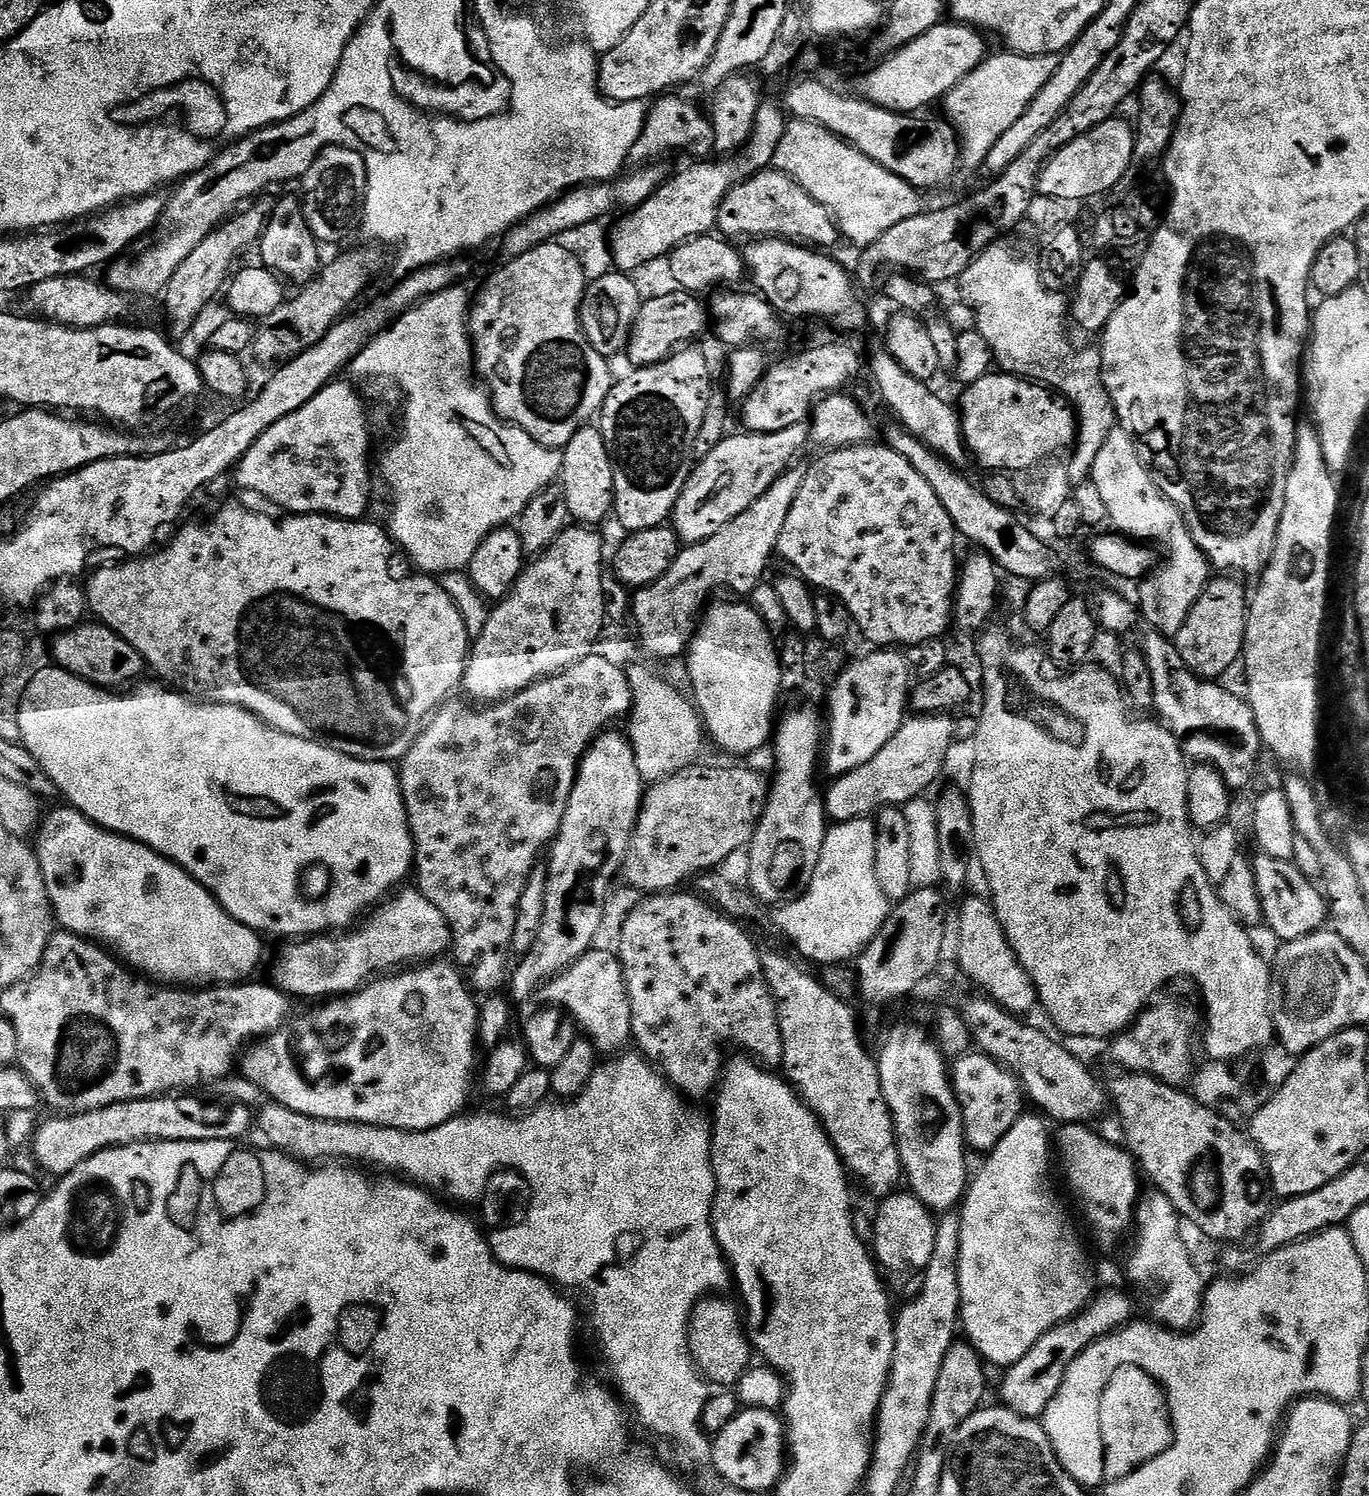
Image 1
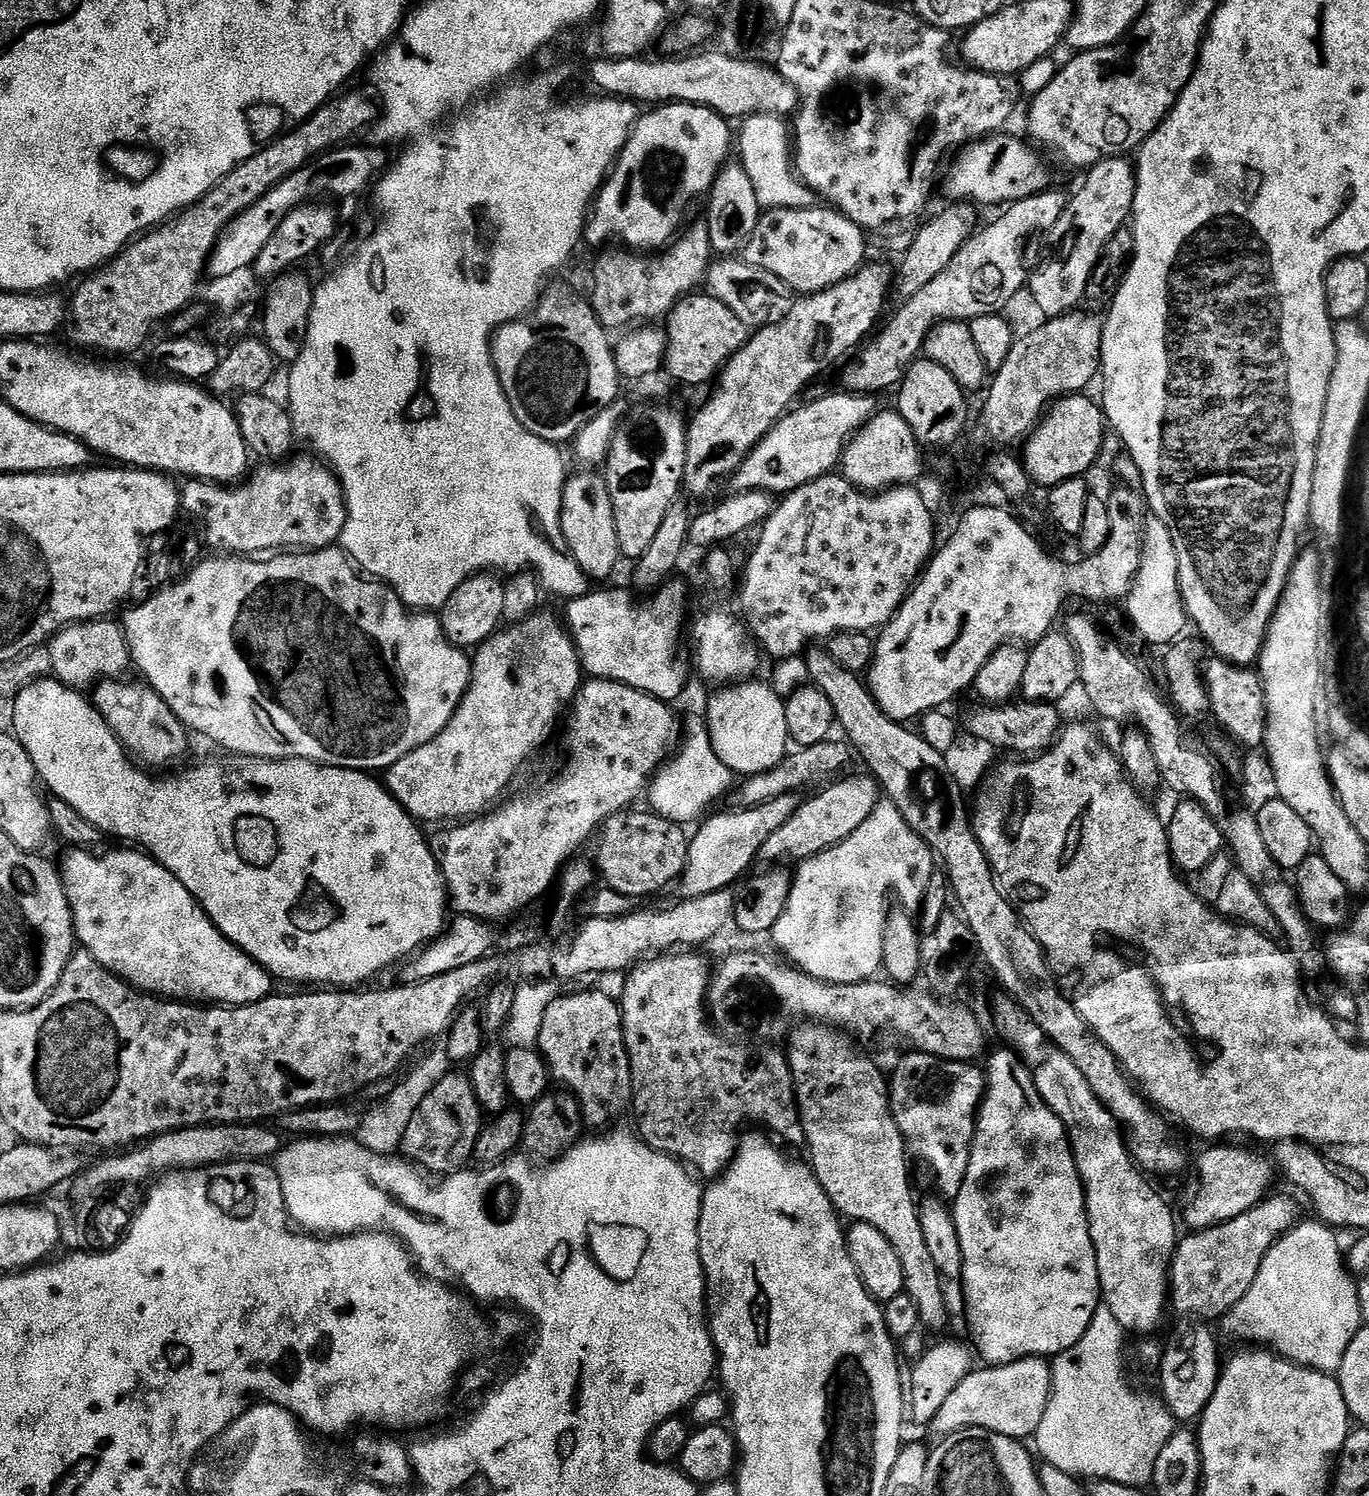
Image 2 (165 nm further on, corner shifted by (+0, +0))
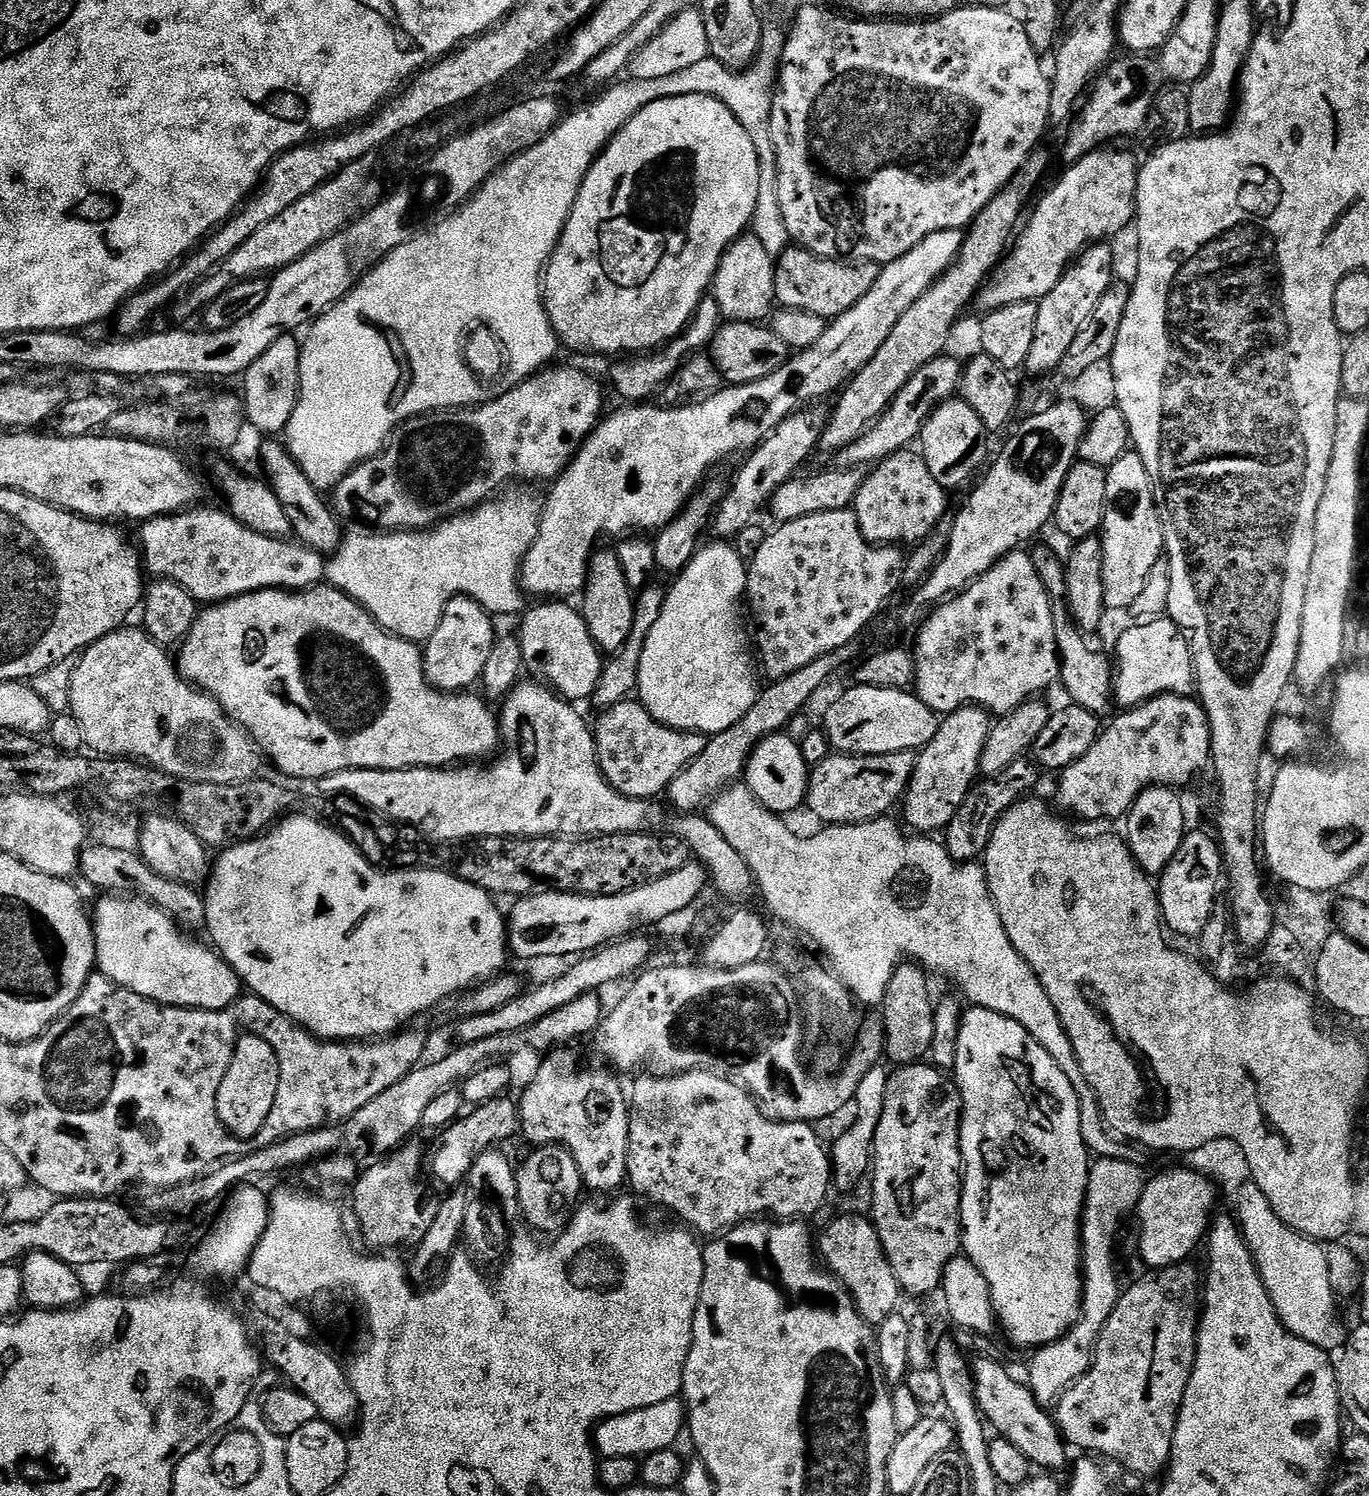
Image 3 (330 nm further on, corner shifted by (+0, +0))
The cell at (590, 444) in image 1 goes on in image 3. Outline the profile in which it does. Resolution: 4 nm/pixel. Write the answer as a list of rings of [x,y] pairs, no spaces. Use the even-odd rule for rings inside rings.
[[[597,550],[588,561],[588,576],[584,579],[582,589],[584,605],[579,605],[578,611],[584,618],[590,638],[604,654],[614,654],[619,650],[630,638],[630,630],[634,626],[634,596],[633,593],[628,593],[624,575],[625,569],[615,551]]]

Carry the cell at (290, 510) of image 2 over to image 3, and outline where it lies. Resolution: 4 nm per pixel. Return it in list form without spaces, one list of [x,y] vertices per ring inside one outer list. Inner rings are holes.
[[[193,506],[171,516],[156,516],[141,527],[144,529],[140,532],[138,544],[142,549],[143,567],[149,577],[173,580],[204,606],[218,604],[222,600],[233,600],[235,596],[245,596],[267,588],[281,590],[315,588],[325,579],[325,557],[314,549],[288,538],[254,534],[254,530],[239,524],[227,511],[219,512],[216,508],[200,507]]]

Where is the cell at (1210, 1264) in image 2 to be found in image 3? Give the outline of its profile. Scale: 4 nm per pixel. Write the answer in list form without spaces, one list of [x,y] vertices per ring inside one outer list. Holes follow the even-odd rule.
[[[1192,1262],[1154,1268],[1143,1274],[1141,1280],[1121,1291],[1120,1301],[1106,1318],[1092,1349],[1092,1364],[1060,1393],[1054,1405],[1054,1421],[1065,1444],[1081,1448],[1084,1454],[1101,1452],[1121,1464],[1123,1471],[1139,1478],[1159,1477],[1167,1469],[1176,1415],[1196,1361],[1196,1330],[1202,1308],[1202,1276]]]

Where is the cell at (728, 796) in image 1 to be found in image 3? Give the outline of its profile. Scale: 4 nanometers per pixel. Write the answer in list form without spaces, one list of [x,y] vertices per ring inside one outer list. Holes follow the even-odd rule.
[[[895,752],[881,756],[845,756],[830,754],[811,769],[808,777],[808,795],[806,808],[809,808],[824,826],[834,824],[861,824],[867,820],[879,820],[887,817],[892,807],[901,803],[912,781],[912,772],[916,768],[916,752]]]

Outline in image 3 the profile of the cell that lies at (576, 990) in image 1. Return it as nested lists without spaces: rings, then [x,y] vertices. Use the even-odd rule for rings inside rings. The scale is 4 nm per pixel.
[[[561,1046],[545,1055],[541,1062],[541,1069],[535,1075],[528,1089],[521,1091],[518,1096],[518,1111],[520,1113],[520,1132],[529,1140],[529,1145],[539,1146],[541,1144],[559,1144],[560,1147],[568,1149],[568,1153],[574,1158],[574,1162],[580,1171],[580,1177],[584,1180],[584,1187],[592,1192],[612,1192],[615,1188],[625,1187],[628,1178],[628,1147],[630,1146],[630,1126],[628,1125],[629,1101],[626,1099],[626,1088],[620,1085],[621,1077],[613,1074],[607,1067],[592,1068],[589,1072],[580,1072],[580,1060],[572,1053],[573,1049]]]

